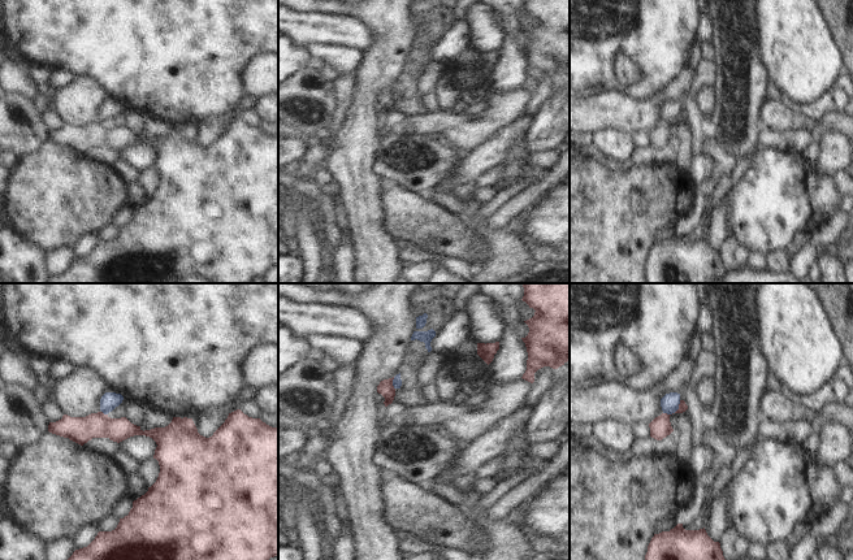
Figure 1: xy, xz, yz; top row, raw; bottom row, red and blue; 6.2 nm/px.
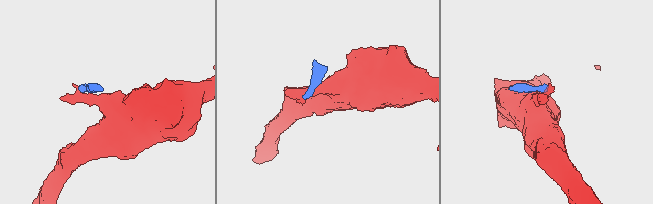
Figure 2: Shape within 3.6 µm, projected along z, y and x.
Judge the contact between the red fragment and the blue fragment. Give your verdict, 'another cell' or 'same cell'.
another cell

